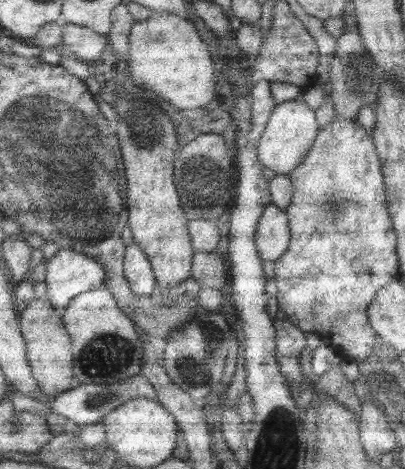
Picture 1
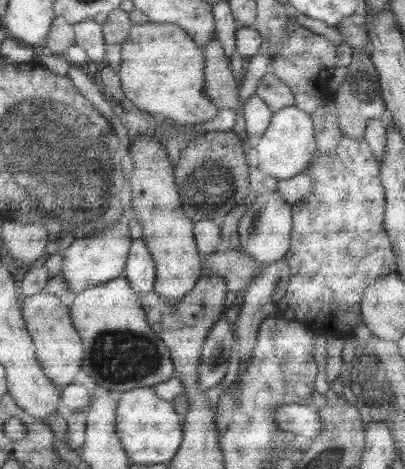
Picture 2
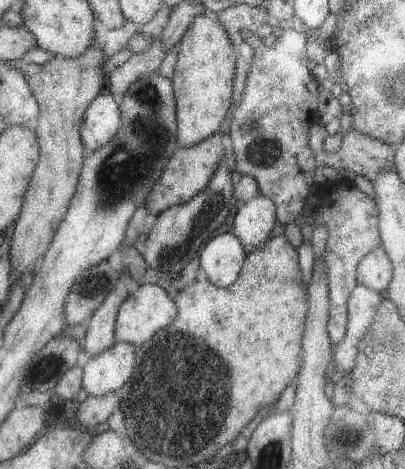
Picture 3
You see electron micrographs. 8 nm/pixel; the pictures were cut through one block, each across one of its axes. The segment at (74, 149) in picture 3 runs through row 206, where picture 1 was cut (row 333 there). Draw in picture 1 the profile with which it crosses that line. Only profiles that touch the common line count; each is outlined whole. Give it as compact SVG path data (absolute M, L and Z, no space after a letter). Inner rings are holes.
M47 298L43 300L31 300L27 308L21 310L19 316L19 328L25 338L25 354L27 362L31 366L31 376L37 382L41 394L45 398L55 398L61 392L67 392L75 386L73 382L73 356L71 356L71 338L67 330L63 328L61 314L49 304Z

